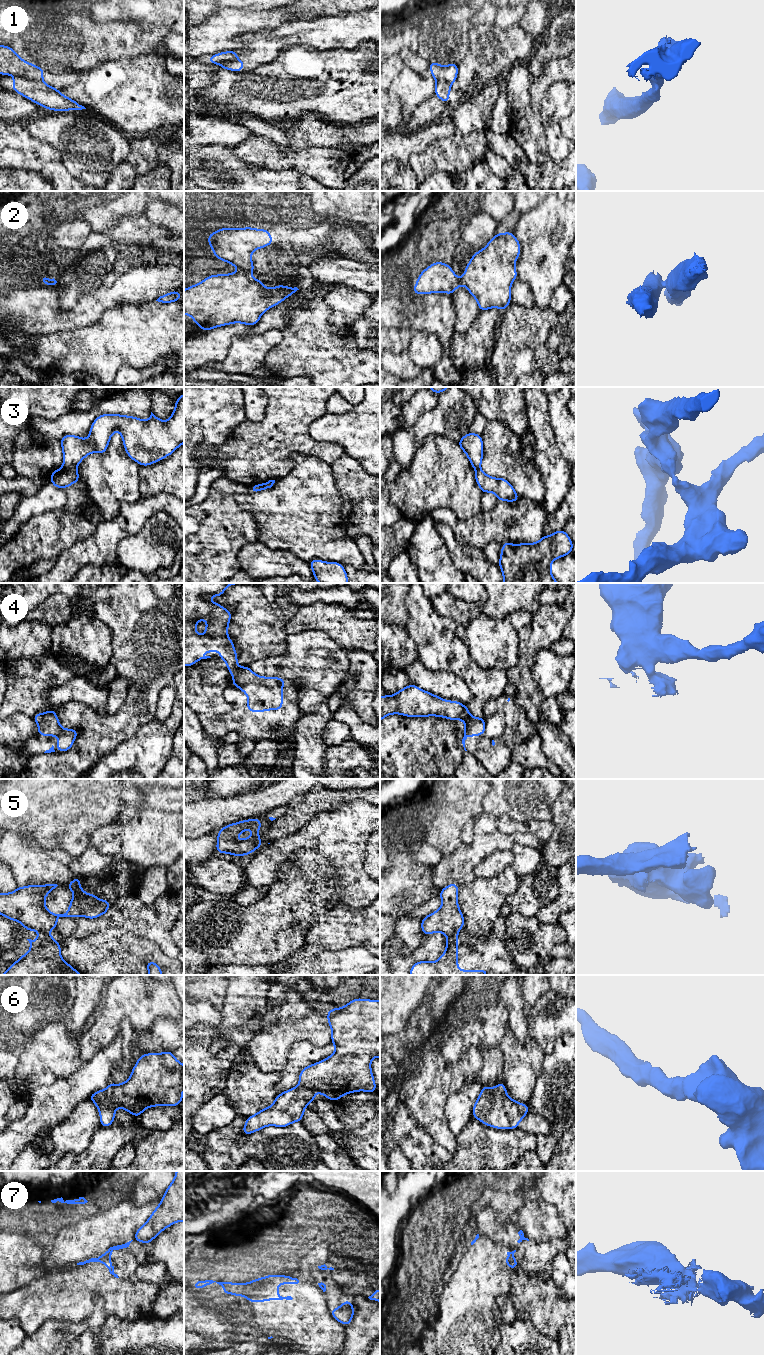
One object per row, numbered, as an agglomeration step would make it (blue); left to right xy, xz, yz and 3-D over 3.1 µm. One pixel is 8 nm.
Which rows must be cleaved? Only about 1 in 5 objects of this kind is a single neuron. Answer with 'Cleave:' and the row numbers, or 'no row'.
Cleave: 1, 2, 3, 4, 5

